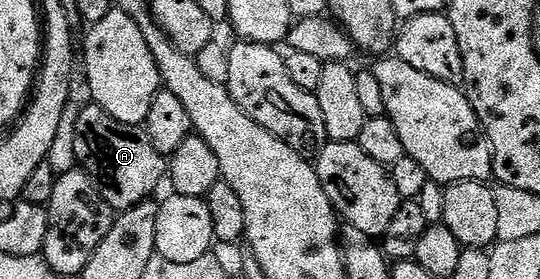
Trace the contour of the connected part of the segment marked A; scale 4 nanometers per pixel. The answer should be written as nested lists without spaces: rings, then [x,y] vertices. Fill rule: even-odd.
[[[92,102],[86,104],[86,108],[82,107],[78,111],[75,122],[75,154],[78,165],[97,183],[97,189],[101,191],[103,198],[112,208],[118,213],[126,212],[136,204],[142,204],[150,199],[154,195],[152,192],[160,186],[161,180],[163,184],[167,176],[166,157],[161,156],[159,150],[155,150],[155,146],[151,146],[151,138],[147,138],[144,127],[124,124],[111,118],[107,110],[98,108],[96,104]]]

